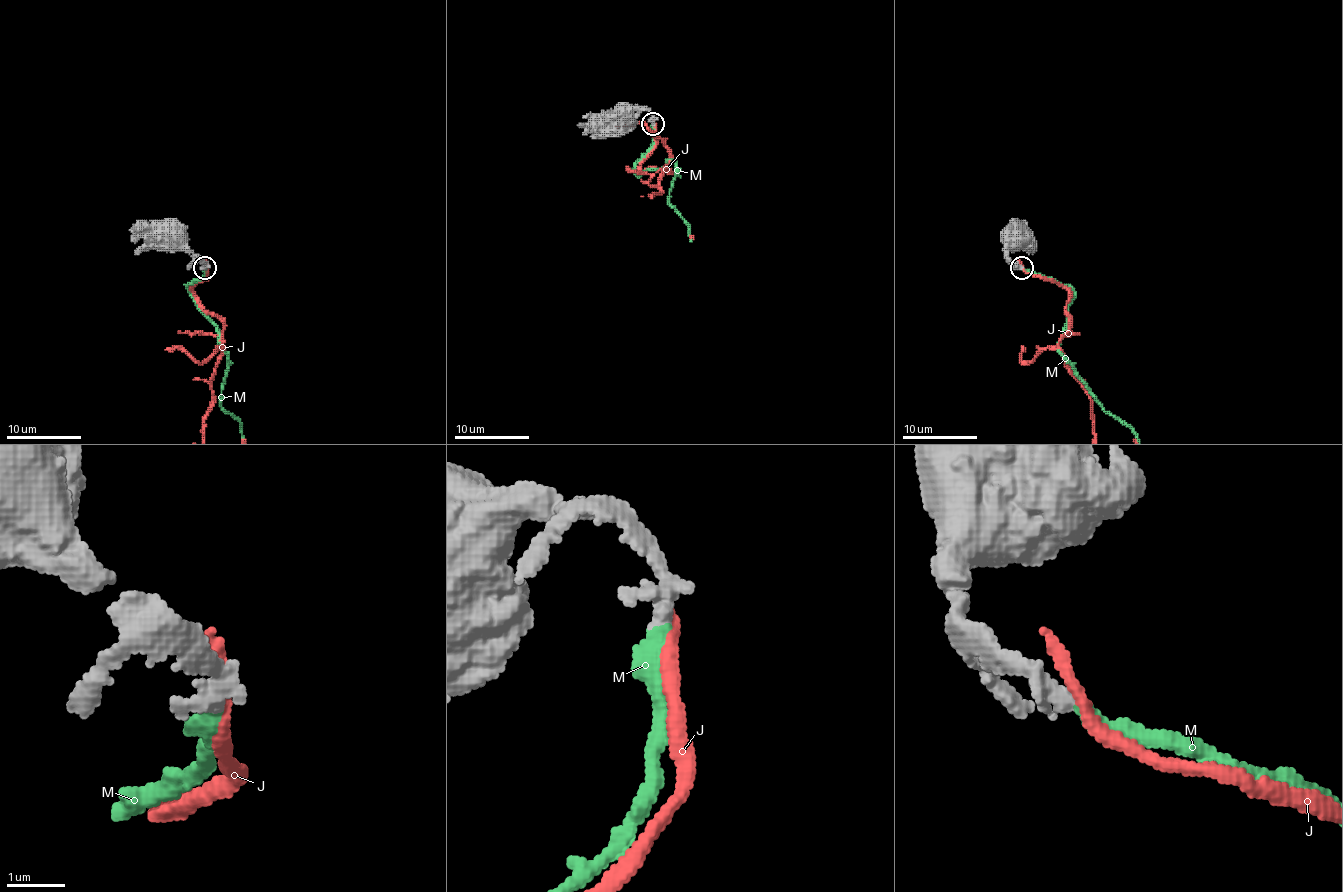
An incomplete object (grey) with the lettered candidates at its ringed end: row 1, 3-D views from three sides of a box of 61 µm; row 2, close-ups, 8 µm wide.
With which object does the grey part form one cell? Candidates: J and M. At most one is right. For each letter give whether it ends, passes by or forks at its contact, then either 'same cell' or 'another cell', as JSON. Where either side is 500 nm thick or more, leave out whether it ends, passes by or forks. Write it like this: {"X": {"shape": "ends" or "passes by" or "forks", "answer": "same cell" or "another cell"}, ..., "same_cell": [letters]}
{"J": {"shape": "ends", "answer": "another cell"}, "M": {"shape": "ends", "answer": "same cell"}, "same_cell": ["M"]}

